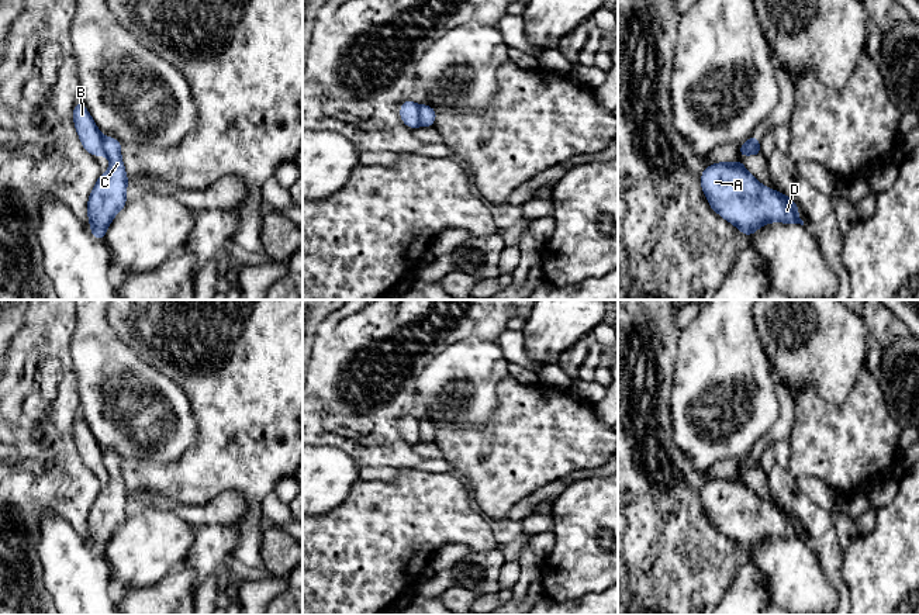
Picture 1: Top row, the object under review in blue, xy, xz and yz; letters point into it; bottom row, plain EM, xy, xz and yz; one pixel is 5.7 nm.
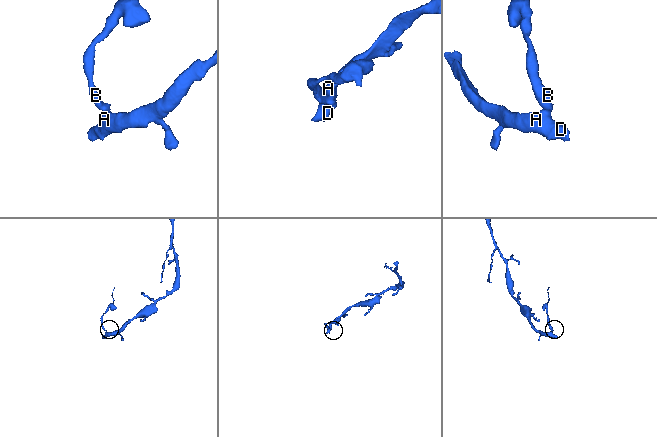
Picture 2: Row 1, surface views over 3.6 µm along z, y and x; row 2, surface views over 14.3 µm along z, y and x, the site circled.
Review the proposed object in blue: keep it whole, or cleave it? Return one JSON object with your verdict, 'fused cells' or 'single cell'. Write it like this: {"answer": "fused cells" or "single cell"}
{"answer": "fused cells"}

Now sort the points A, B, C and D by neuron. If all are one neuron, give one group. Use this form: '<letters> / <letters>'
A C D / B

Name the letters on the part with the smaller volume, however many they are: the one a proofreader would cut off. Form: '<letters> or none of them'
B

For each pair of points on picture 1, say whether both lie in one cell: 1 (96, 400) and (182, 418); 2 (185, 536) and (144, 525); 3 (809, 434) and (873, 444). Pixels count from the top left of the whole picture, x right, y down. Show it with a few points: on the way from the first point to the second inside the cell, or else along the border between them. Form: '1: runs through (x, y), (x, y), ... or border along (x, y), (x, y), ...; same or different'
1: runs through (117, 413), (124, 413), (140, 425), (162, 425); same
2: runs through (175, 536), (154, 535); same
3: runs through (825, 438), (833, 444), (857, 444); same

